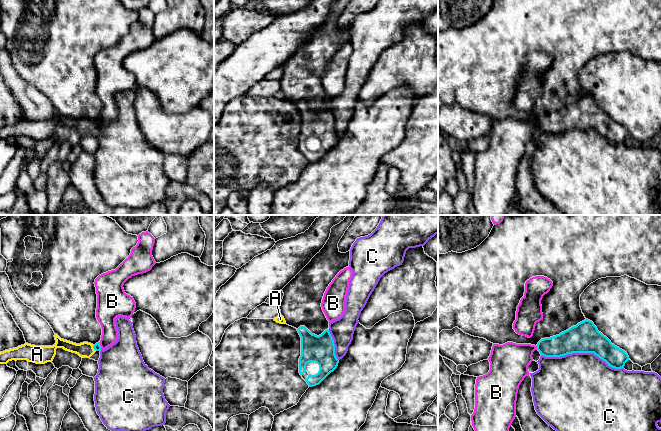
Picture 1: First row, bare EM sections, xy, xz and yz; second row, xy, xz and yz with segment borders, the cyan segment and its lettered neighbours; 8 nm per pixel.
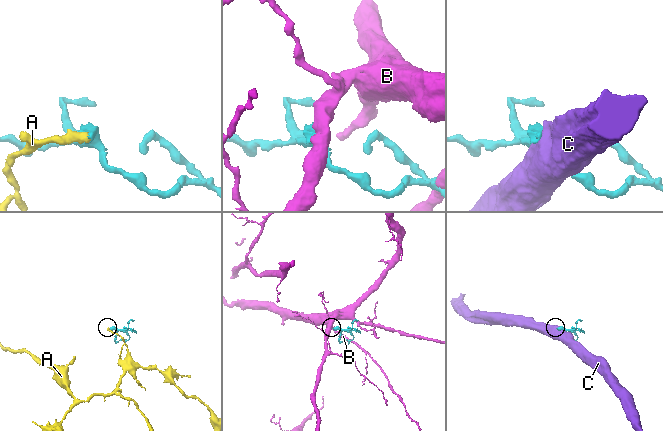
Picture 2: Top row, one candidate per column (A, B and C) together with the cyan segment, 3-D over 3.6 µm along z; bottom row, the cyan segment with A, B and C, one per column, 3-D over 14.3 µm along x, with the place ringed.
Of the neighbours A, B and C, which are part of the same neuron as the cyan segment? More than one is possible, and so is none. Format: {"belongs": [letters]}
{"belongs": ["A"]}

